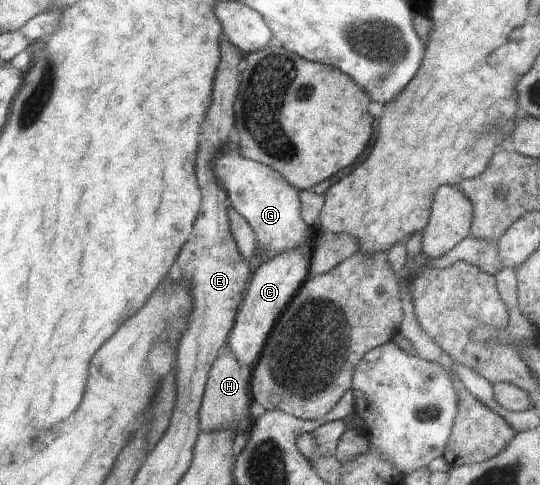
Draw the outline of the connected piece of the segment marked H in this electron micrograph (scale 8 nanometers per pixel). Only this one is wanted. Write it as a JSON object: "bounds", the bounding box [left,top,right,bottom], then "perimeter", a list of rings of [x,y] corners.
{"bounds":[199,347,251,432],"perimeter":[[[226,347],[221,350],[208,372],[206,387],[199,409],[199,426],[203,432],[248,431],[250,424],[248,401],[251,397],[250,376],[248,371]]]}

